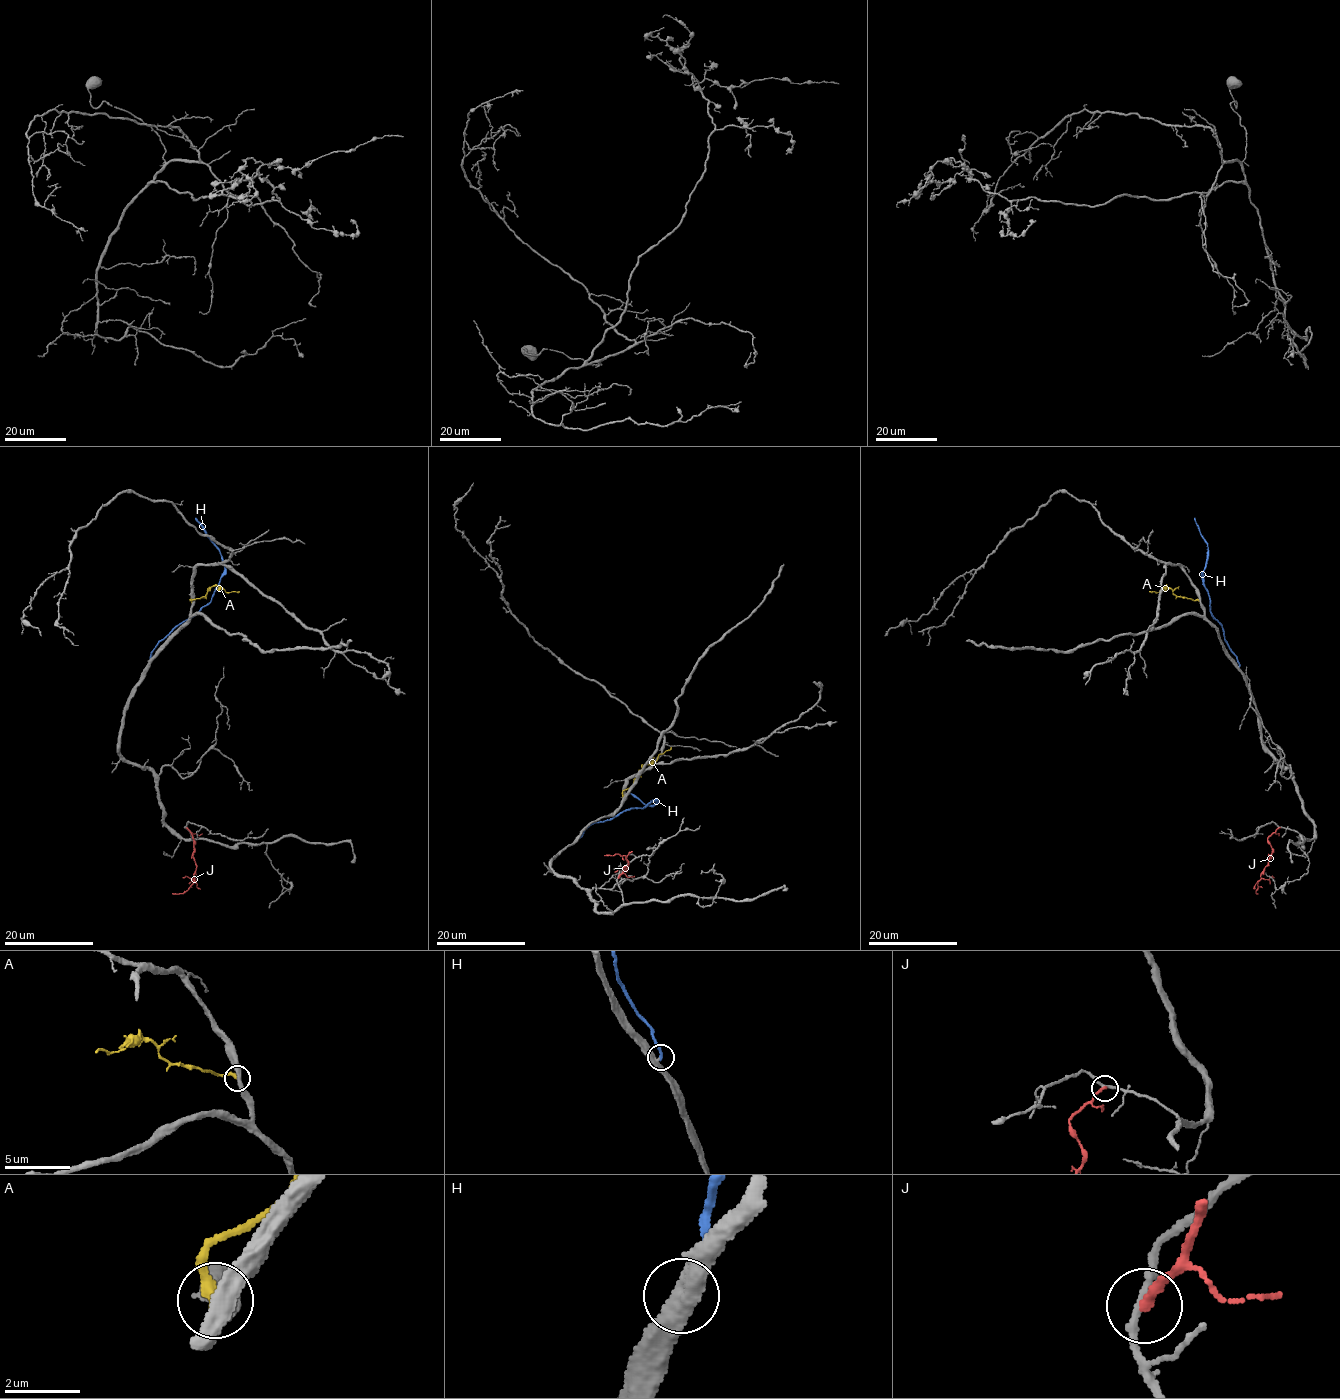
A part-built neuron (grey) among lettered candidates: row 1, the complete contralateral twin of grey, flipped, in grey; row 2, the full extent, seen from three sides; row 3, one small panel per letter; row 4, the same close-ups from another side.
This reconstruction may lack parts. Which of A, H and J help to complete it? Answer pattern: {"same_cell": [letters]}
{"same_cell": ["H"]}

